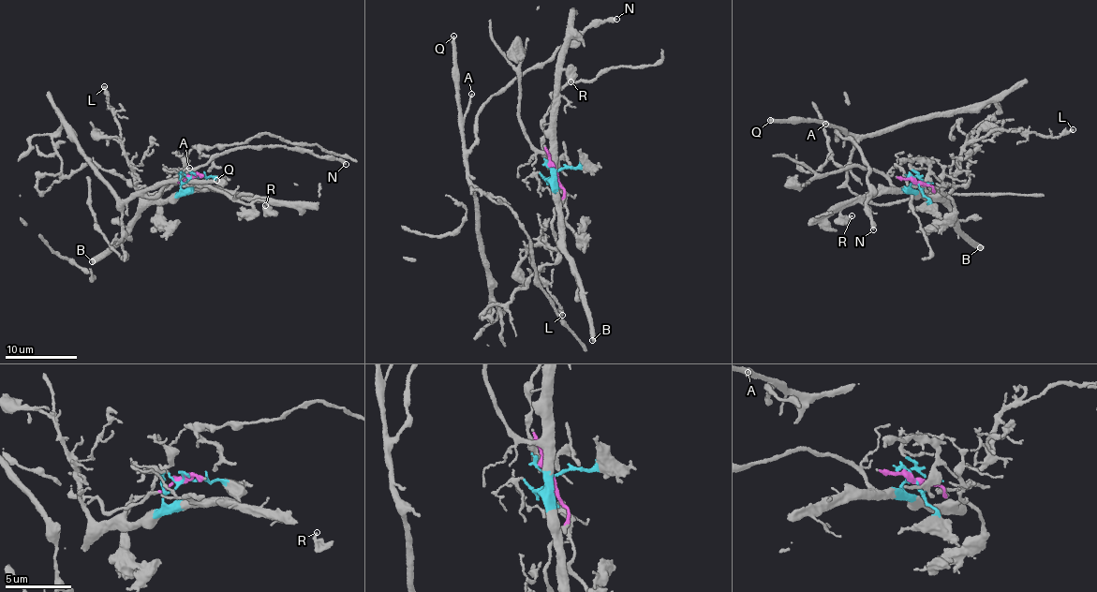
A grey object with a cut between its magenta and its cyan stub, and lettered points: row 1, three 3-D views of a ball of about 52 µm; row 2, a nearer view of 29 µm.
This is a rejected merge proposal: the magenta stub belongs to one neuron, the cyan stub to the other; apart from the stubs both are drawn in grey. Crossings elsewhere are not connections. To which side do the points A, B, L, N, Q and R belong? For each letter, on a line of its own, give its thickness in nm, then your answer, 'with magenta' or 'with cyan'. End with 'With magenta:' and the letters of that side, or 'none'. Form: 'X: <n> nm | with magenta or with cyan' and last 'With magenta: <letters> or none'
A: 120 nm | with magenta
B: 550 nm | with cyan
L: 280 nm | with cyan
N: 360 nm | with magenta
Q: 340 nm | with magenta
R: 320 nm | with cyan
With magenta: A, N, Q

